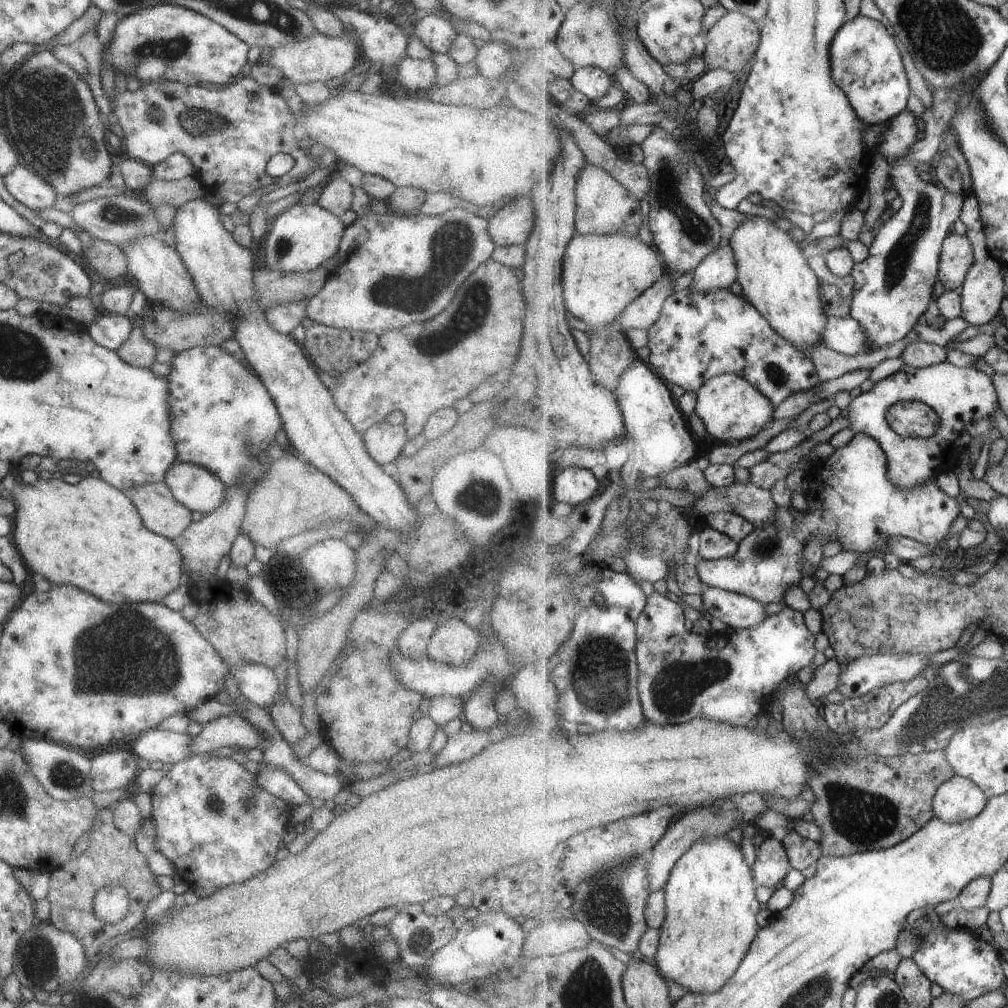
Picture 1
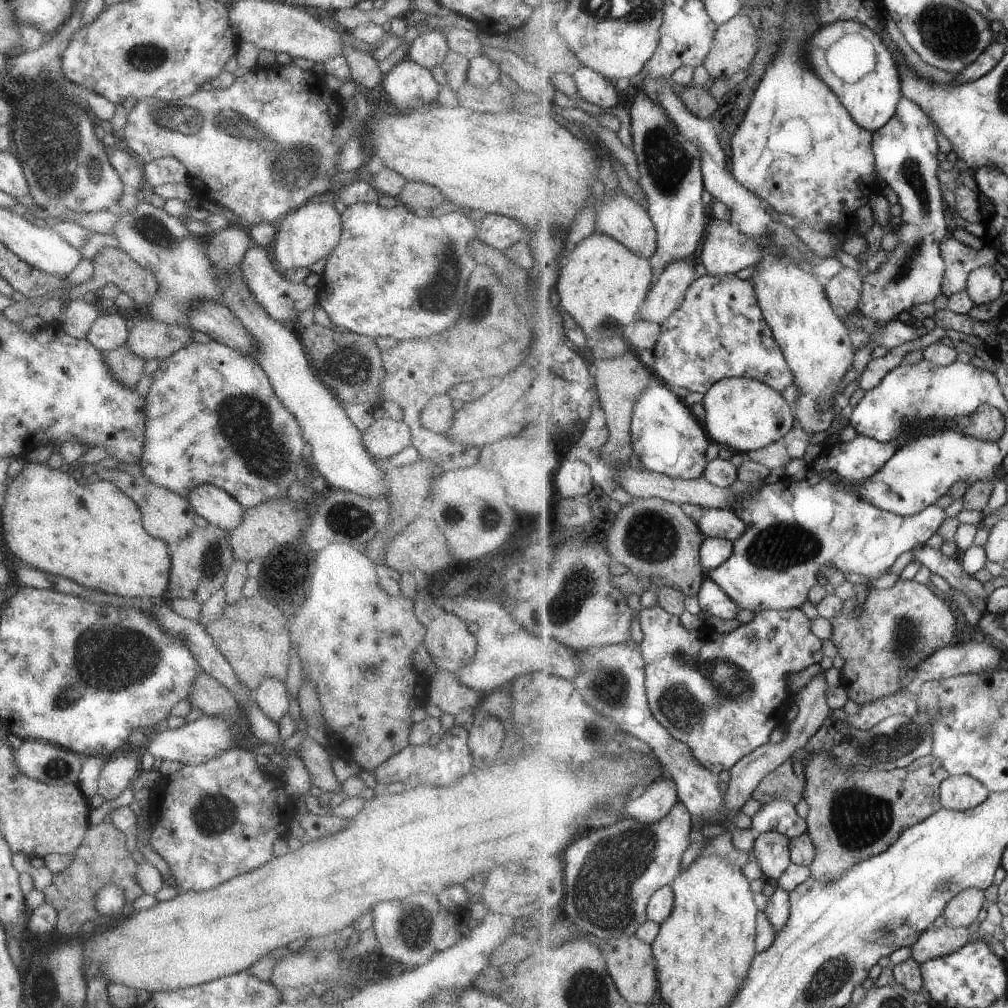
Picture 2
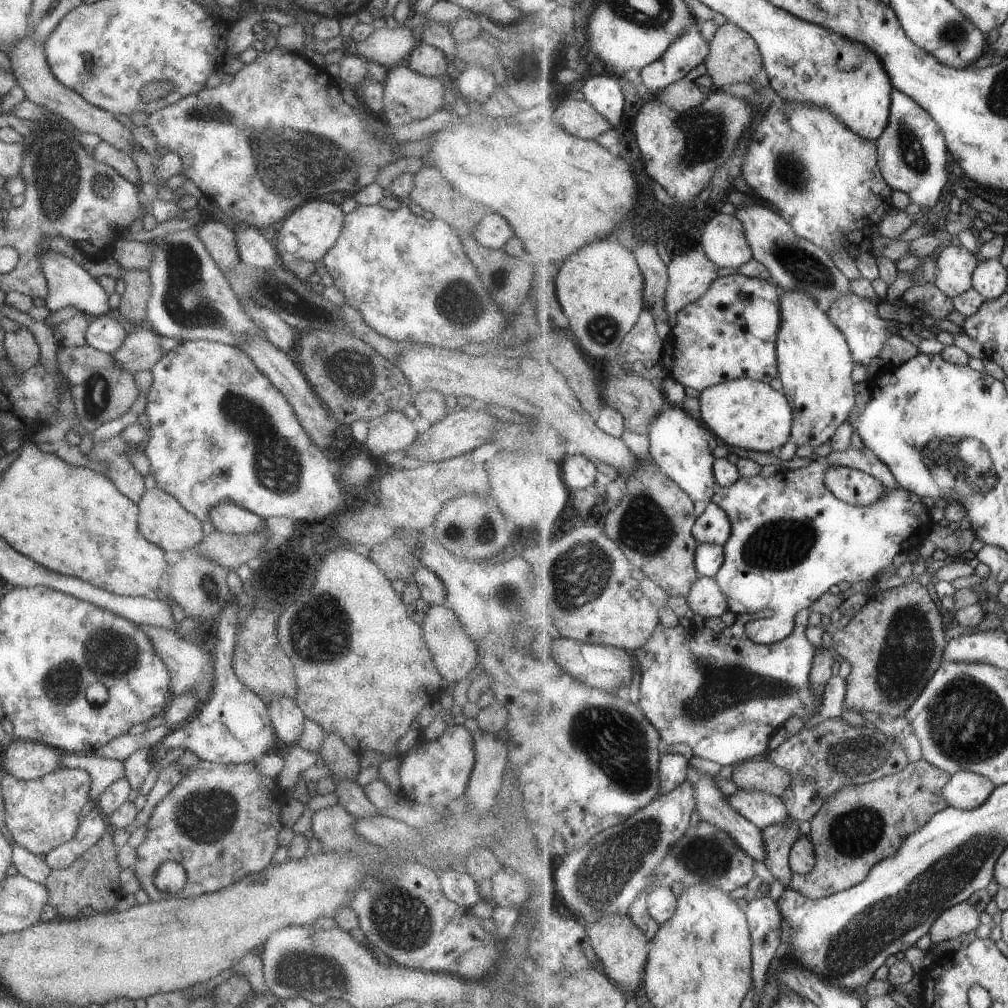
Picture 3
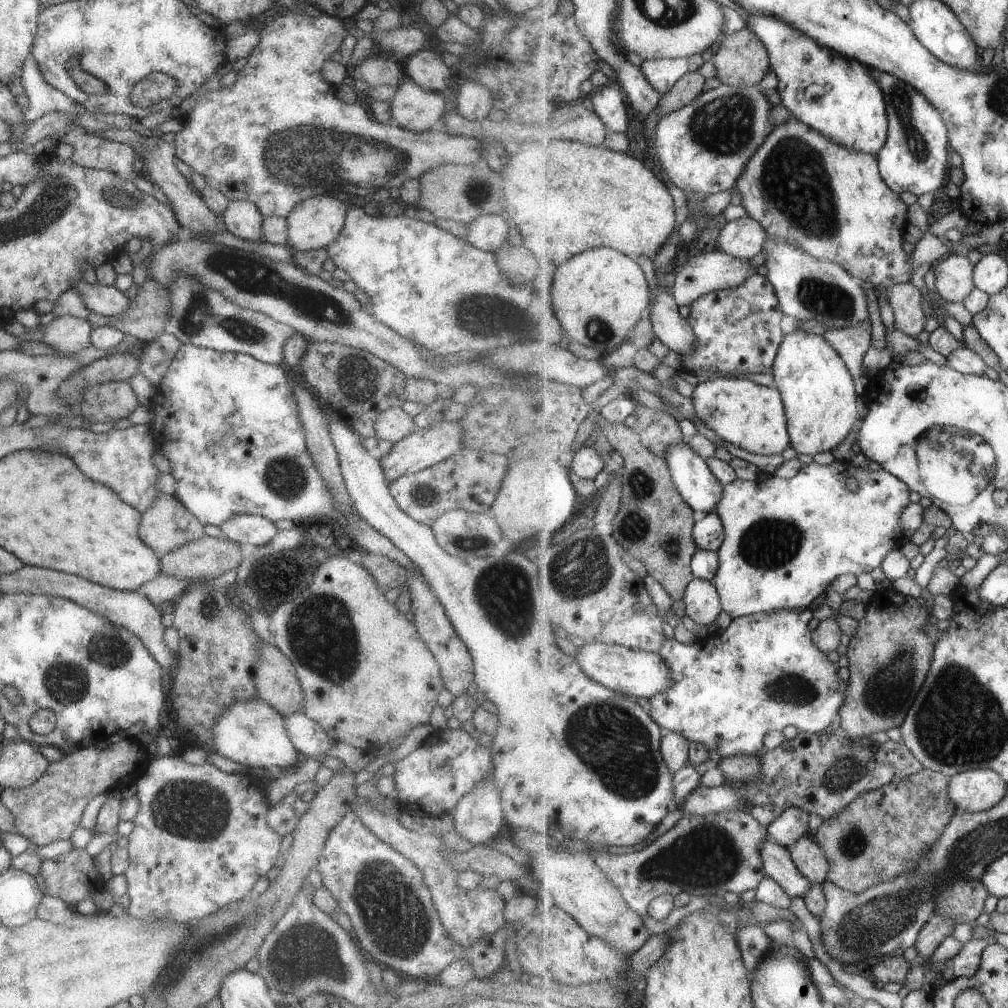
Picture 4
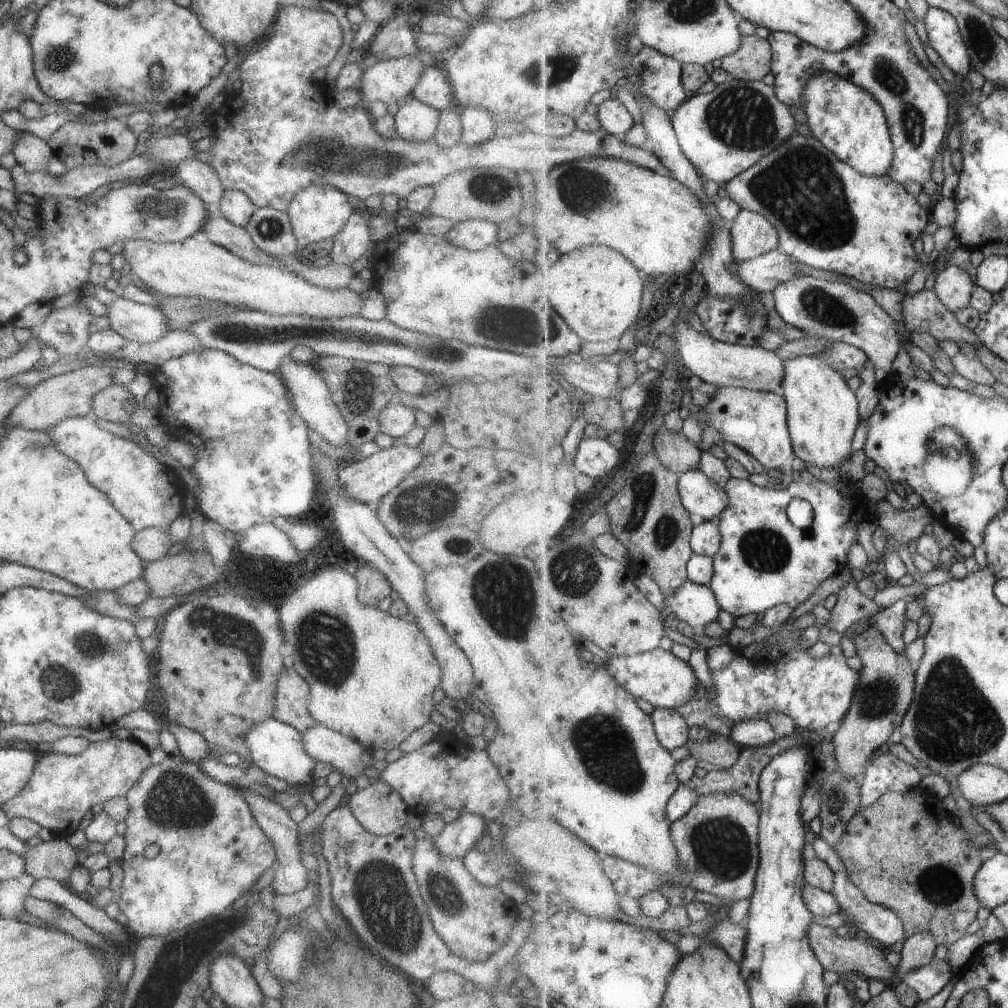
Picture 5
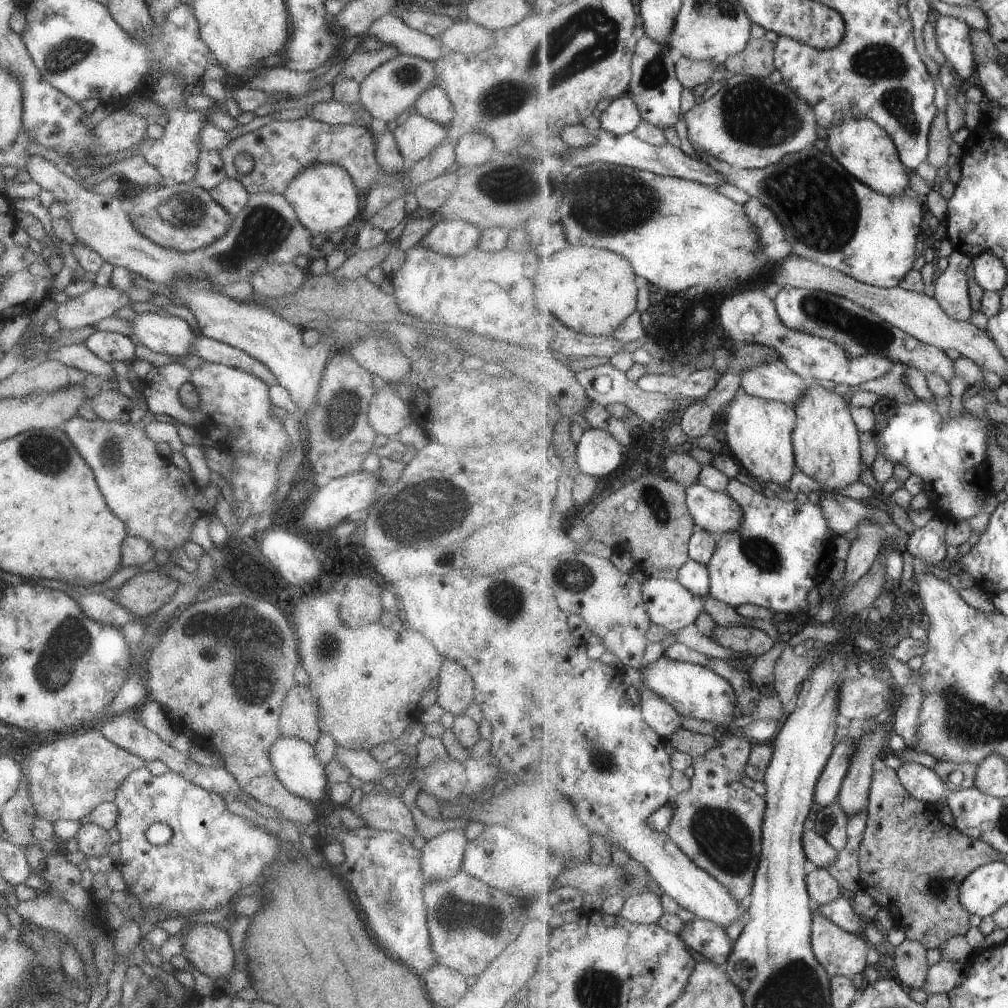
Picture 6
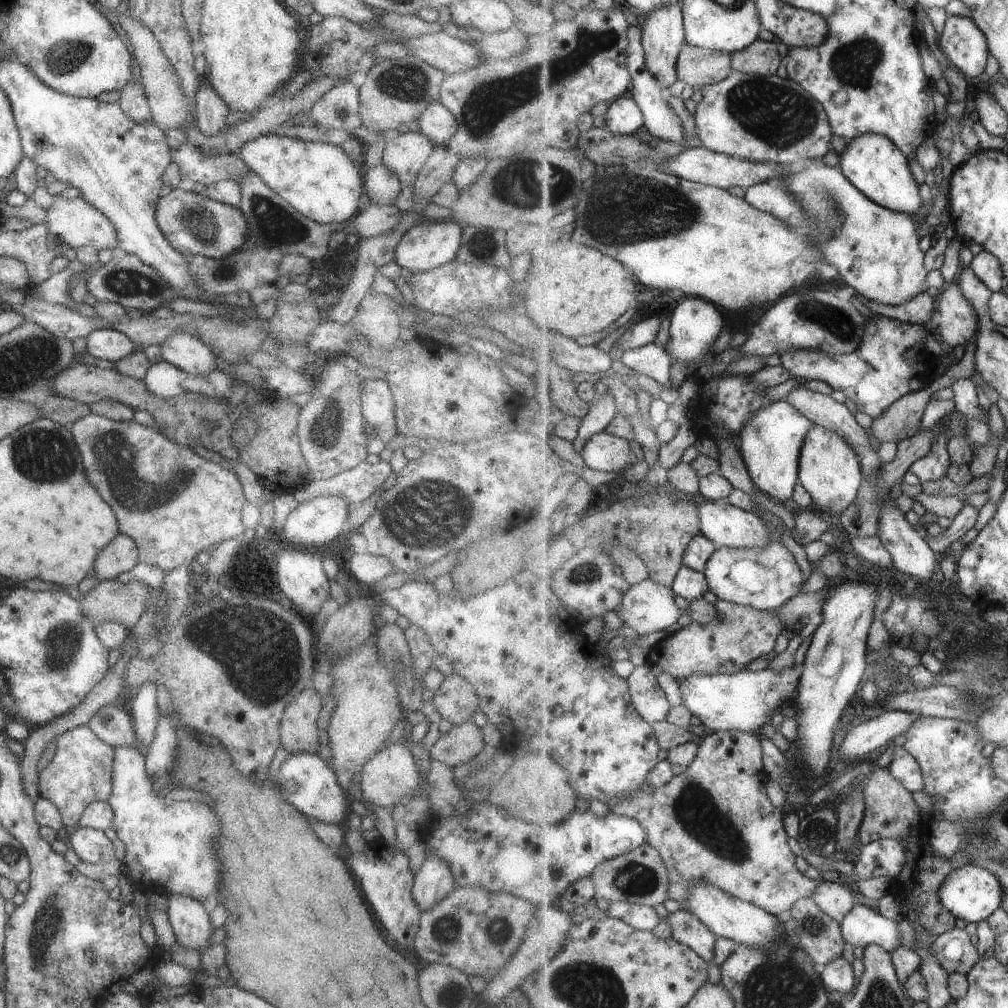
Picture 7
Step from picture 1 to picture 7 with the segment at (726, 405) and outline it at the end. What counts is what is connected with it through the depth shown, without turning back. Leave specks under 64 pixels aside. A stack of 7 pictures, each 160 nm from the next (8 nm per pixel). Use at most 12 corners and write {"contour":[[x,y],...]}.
{"contour":[[785,401],[755,411],[743,461],[761,492],[791,504],[814,422]]}

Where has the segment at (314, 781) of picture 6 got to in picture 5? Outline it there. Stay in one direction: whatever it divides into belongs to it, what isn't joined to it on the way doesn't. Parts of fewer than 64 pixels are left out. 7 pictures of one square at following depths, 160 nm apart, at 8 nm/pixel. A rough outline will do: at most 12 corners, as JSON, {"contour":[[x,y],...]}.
{"contour":[[272,717],[245,730],[247,756],[294,788],[316,762],[301,733]]}

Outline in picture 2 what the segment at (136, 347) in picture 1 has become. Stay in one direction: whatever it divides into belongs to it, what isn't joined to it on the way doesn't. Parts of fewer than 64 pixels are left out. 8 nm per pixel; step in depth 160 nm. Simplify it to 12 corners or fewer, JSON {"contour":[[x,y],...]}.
{"contour":[[123,344],[101,353],[117,382],[135,387],[144,360]]}

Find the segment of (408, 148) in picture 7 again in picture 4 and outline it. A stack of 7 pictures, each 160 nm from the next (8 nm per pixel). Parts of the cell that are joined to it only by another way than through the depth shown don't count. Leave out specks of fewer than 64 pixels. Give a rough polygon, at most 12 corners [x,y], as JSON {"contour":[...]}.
{"contour":[[404,76],[388,102],[394,125],[430,131],[445,96]]}

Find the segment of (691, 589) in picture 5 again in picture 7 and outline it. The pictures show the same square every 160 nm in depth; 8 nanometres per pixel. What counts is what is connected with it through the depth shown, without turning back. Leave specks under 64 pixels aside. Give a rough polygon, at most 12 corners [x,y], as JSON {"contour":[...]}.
{"contour":[[632,585],[617,614],[626,632],[665,631],[683,610],[675,591]]}

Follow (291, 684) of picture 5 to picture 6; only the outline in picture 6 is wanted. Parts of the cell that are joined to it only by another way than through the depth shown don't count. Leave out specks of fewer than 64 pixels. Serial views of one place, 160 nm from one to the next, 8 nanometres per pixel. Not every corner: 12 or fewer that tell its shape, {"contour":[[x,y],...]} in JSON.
{"contour":[[293,684],[281,700],[280,735],[314,745],[320,736],[309,688]]}

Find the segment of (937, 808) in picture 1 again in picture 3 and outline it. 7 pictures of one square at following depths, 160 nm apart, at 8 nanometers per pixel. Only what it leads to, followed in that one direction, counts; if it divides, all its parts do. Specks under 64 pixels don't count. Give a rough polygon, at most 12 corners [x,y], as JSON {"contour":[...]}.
{"contour":[[971,771],[952,775],[944,795],[951,807],[972,811],[996,788]]}

